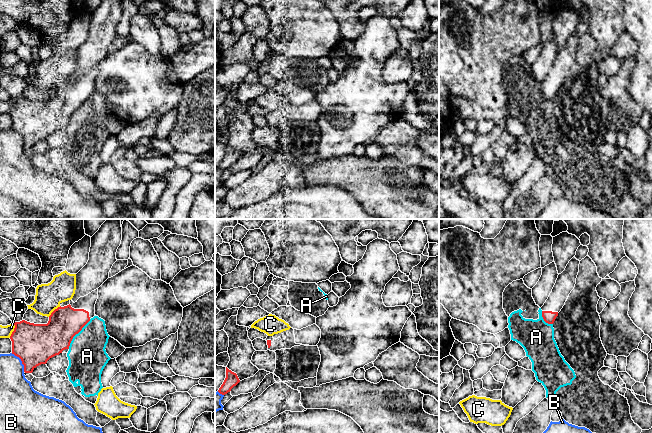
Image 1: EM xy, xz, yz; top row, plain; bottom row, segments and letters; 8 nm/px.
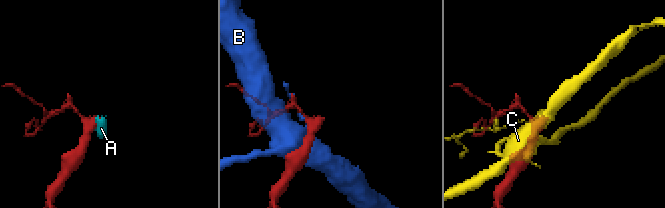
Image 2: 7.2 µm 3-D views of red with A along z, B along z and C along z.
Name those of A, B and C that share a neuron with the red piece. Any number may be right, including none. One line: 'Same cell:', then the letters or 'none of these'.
Same cell: none of these

